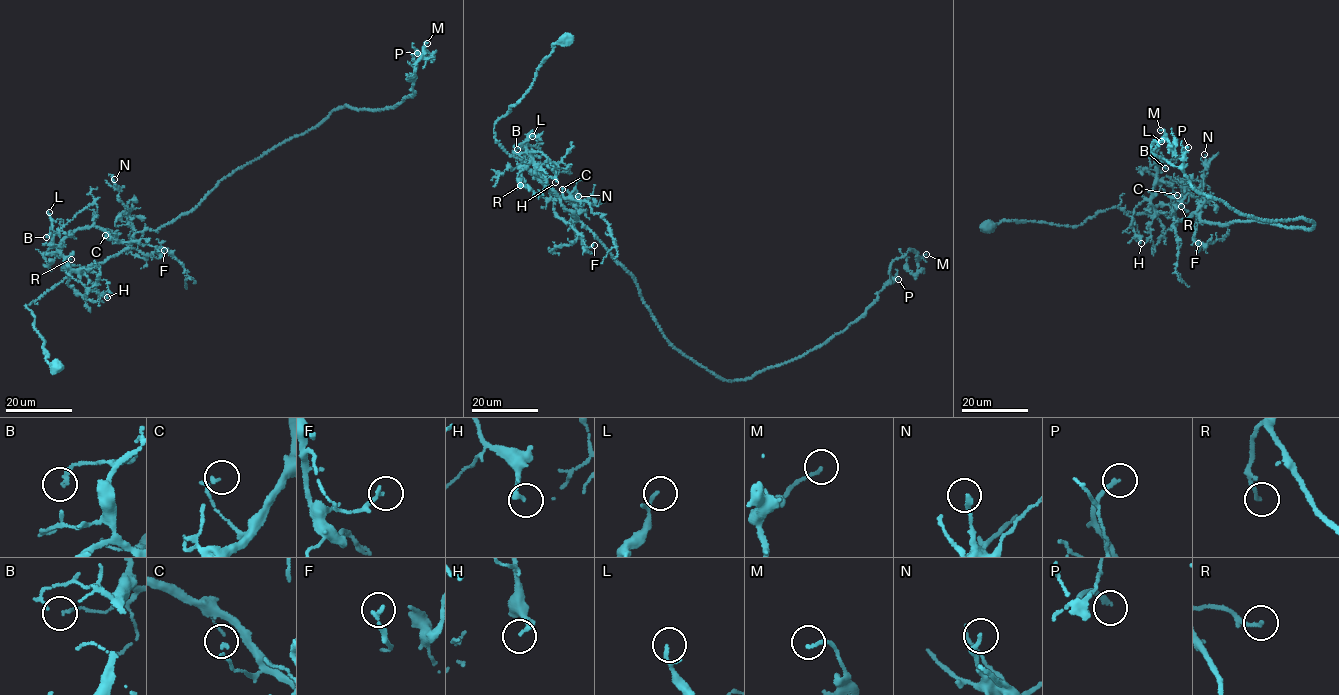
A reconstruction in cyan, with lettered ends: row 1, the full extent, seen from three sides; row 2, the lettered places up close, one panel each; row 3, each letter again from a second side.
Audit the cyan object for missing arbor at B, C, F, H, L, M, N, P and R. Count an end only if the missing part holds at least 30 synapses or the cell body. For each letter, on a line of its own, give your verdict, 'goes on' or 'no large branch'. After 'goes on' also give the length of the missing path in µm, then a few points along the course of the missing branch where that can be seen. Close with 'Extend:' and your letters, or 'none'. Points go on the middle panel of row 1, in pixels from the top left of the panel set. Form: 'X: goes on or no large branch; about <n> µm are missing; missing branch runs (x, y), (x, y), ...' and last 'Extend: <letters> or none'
B: no large branch
C: no large branch
F: no large branch
H: no large branch
L: no large branch
M: no large branch
N: no large branch
P: goes on; about 15 µm are missing; missing branch runs (898, 279), (909, 267), (917, 268)
R: goes on; about 15 µm are missing; missing branch runs (520, 185), (511, 194), (504, 192), (499, 197), (497, 187)
Extend: P, R

